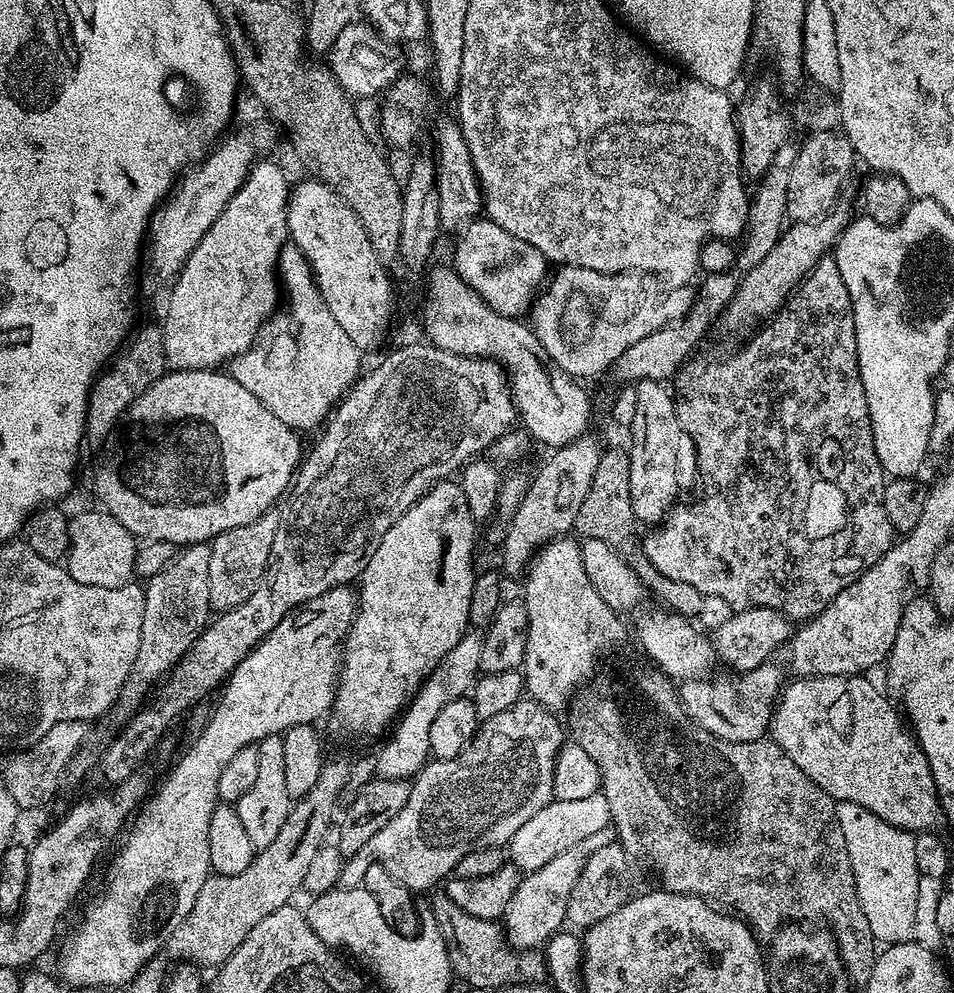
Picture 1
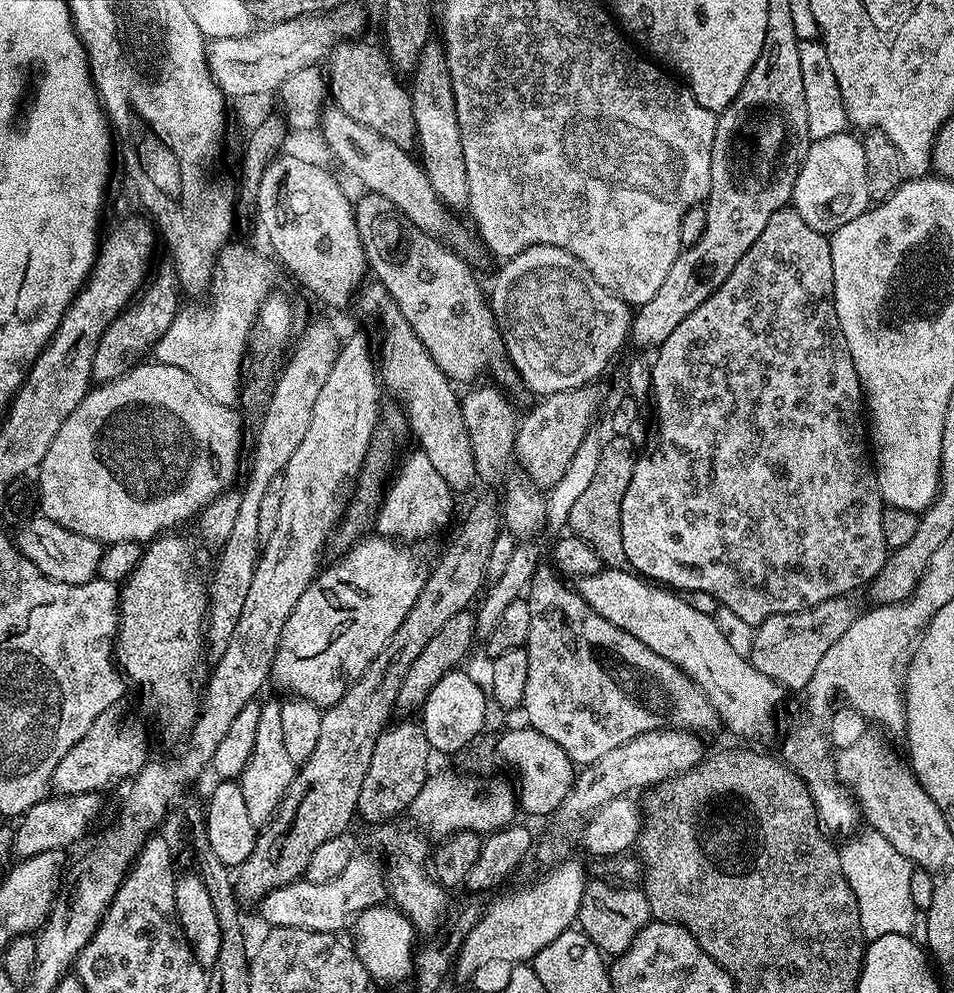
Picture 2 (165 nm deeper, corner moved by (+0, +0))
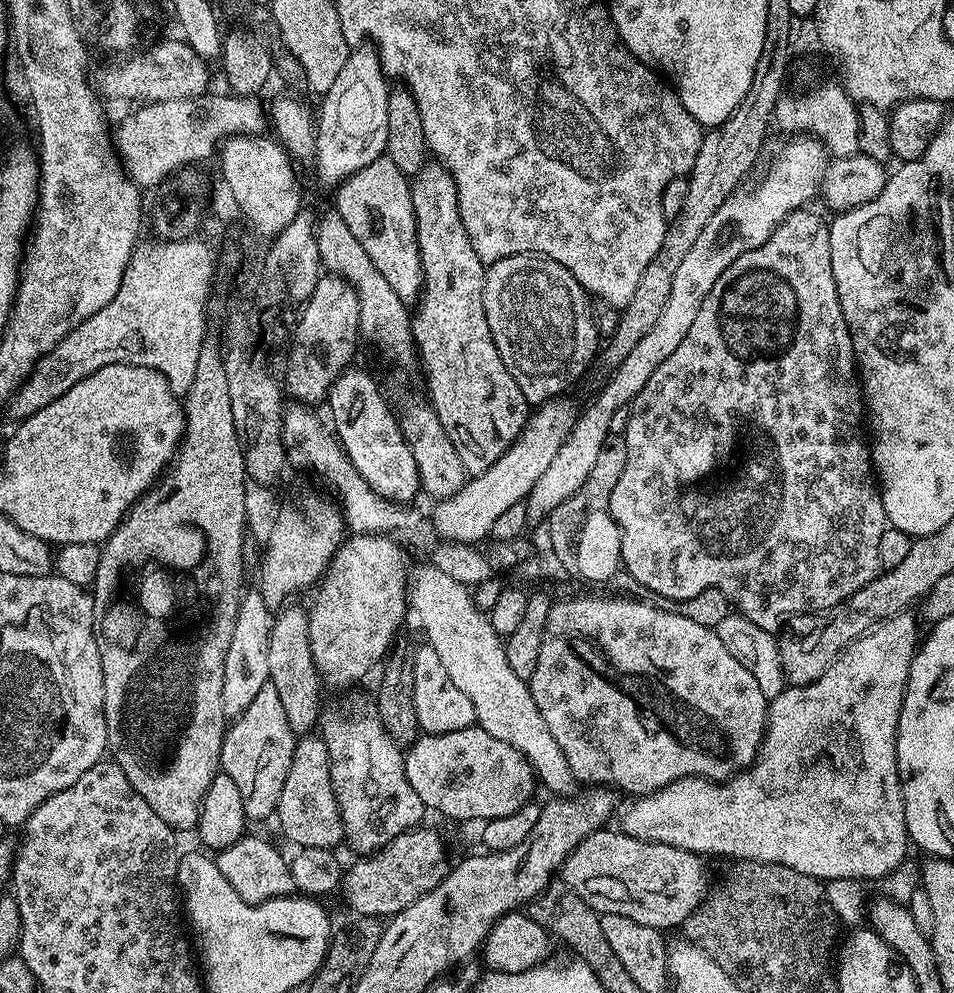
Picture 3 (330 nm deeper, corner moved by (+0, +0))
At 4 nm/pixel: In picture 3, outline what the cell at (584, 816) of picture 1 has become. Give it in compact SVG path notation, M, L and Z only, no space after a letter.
M911 611L899 612L898 615L883 620L881 624L875 625L869 632L859 636L849 648L844 649L839 658L824 671L822 678L803 686L785 687L784 692L778 694L778 698L771 700L768 705L768 727L764 729L764 742L760 746L760 755L756 757L751 768L723 782L706 780L702 776L687 776L678 782L666 785L665 788L651 792L648 796L639 797L640 806L646 806L646 804L760 804L760 806L744 806L746 812L738 812L740 814L738 816L740 830L744 828L744 832L746 832L746 822L748 822L748 832L752 832L752 820L754 820L754 828L756 828L754 830L756 832L756 850L754 852L756 854L738 854L738 850L742 850L742 848L736 848L734 844L728 846L728 842L726 842L728 838L726 838L724 830L716 832L716 836L712 836L714 832L710 830L710 834L704 838L704 846L696 851L696 855L705 858L724 856L732 862L755 862L758 858L764 858L764 864L790 866L790 870L798 870L798 874L812 876L821 882L829 882L834 879L850 879L857 882L865 882L864 880L883 881L885 877L891 875L900 865L904 864L908 856L906 855L908 848L910 849L902 786L900 785L898 762L896 761L896 727L902 710L910 666L916 657L918 647L916 620L912 615Z

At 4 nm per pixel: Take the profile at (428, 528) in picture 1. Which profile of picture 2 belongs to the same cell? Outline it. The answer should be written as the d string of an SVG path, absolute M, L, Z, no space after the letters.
M413 450L404 460L404 465L400 468L400 473L396 476L396 481L387 485L386 491L382 496L382 503L379 512L376 513L375 531L385 538L399 538L404 542L420 542L416 540L424 540L427 536L435 534L439 528L444 528L448 524L448 519L452 516L452 499L454 493L452 487L442 478L442 474L438 474L438 470L434 470L434 466L430 463L430 458L426 458L426 454L419 450Z

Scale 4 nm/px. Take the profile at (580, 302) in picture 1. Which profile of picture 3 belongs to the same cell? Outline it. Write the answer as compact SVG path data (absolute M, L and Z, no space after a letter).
M529 254L511 256L487 265L484 274L484 305L490 334L506 370L518 382L529 405L539 406L559 397L588 367L593 367L601 347L600 332L592 317L592 304L588 291L562 266L544 256Z

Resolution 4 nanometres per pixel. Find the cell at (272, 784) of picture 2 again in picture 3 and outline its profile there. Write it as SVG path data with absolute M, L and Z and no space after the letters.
M271 682L262 686L254 702L227 725L220 750L220 771L230 774L234 786L238 786L245 821L264 820L267 816L269 819L275 813L286 774L290 774L297 739L297 733L290 730L290 722L286 722L286 709L278 699L278 690Z

